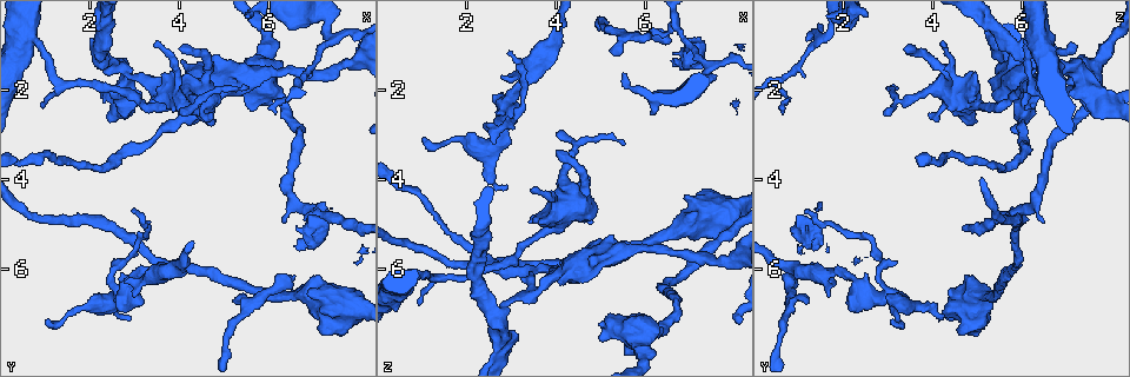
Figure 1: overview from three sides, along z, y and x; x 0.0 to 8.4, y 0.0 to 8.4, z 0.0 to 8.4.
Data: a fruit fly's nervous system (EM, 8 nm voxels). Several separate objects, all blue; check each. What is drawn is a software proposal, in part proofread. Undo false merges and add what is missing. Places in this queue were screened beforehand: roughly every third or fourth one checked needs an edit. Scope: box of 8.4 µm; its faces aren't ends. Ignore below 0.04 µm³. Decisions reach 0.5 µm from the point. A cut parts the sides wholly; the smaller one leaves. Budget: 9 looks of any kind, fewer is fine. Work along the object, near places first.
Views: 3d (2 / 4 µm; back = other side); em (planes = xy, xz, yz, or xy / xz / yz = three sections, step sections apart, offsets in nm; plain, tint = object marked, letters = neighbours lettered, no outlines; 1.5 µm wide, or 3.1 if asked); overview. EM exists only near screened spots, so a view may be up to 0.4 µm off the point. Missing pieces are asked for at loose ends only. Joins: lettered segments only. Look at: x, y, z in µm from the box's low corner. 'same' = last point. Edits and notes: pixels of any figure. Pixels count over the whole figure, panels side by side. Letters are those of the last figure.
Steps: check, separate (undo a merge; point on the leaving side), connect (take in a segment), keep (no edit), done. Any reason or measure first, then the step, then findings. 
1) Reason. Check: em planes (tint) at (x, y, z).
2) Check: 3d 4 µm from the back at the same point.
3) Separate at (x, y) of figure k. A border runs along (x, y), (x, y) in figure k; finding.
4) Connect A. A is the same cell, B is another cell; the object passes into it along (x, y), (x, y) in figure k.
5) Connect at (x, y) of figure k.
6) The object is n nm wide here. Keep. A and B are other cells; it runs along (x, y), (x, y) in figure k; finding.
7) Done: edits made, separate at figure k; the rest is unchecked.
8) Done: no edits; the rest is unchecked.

Check: 3d 2 µm at (1.00, 7.10, 3.15).

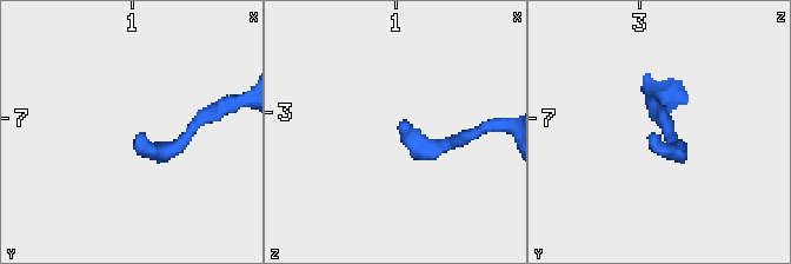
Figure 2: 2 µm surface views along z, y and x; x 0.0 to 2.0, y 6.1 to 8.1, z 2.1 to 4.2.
Check: em planes (letters) at (1.02, 7.12, 3.08).

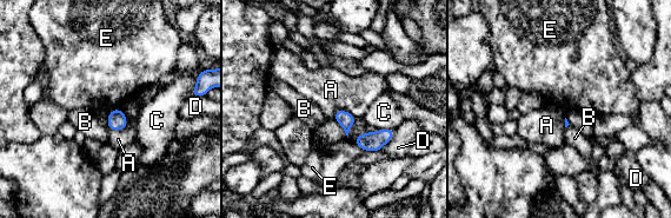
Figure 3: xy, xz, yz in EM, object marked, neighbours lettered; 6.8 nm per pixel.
Keep. A, B, C, D and E are other cells; a border runs along (127, 118), (123, 130), (110, 130) in figure 3; no lettered segment goes on from it.

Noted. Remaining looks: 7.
Branch stops here. Check: 3d 2 µm at (5.60, 1.95, 3.25).

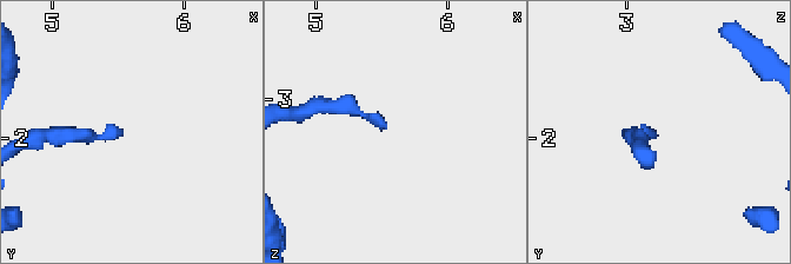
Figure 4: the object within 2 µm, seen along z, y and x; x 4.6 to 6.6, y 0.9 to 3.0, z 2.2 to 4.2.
Shape alone is not enough. Check: em planes (letters) at (5.54, 1.92, 3.18).

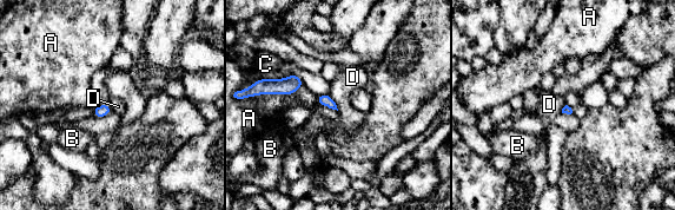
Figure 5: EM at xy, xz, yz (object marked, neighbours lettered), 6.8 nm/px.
Keep. A, B, C and D are other cells; a border runs along (328, 93), (338, 110) in figure 5; no lettered segment goes on from it.

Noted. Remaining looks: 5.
Branch stops here. Check: em planes (letters) at (3.95, 1.10, 3.40).

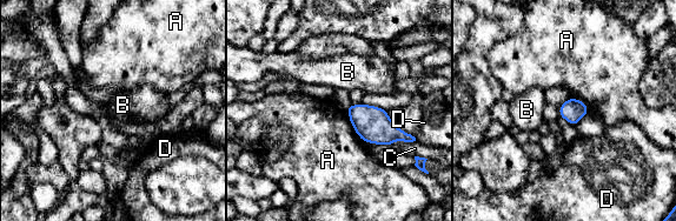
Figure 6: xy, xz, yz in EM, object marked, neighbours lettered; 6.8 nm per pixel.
Keep. A, B, C and D are other cells; a border runs along (345, 107), (353, 131), (364, 142) in figure 6; none of them fits.

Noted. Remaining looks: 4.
Thick turns thin. Check: 3d 4 µm at (0.60, 0.85, 6.30).

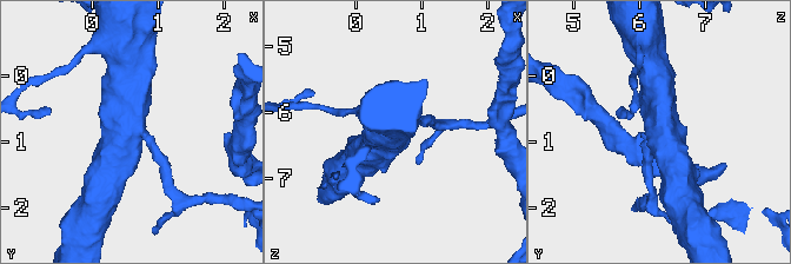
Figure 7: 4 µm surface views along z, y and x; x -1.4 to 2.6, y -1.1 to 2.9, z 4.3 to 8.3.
3 arms meet here; the arms are 170, 460, 500 nm wide; shape alone is not enough. Check: em planes (tint) at (0.65, 0.80, 6.35).

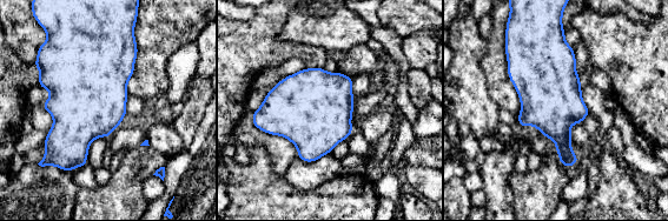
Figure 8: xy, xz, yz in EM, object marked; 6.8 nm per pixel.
Check: em planes (letters) at the same point.

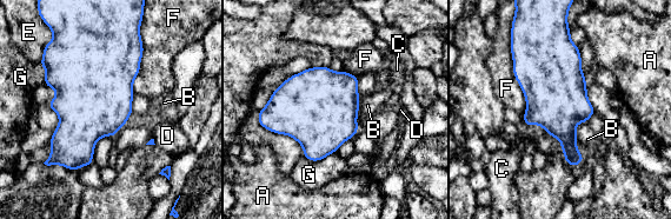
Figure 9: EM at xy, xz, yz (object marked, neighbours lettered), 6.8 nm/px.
The object is 440 nm wide here. Keep. A, B, C, D, E, F and G are other cells; continuous, no second neuron.

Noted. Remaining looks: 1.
Done: no edits; the rest is unchecked.

